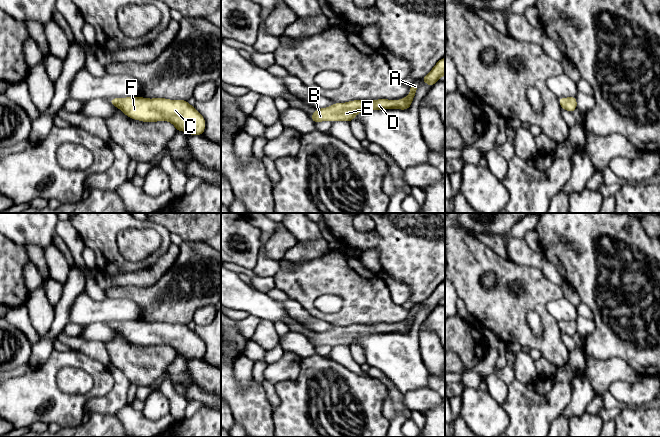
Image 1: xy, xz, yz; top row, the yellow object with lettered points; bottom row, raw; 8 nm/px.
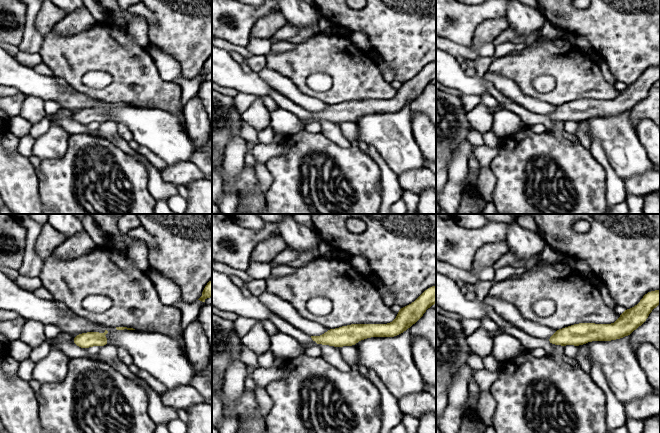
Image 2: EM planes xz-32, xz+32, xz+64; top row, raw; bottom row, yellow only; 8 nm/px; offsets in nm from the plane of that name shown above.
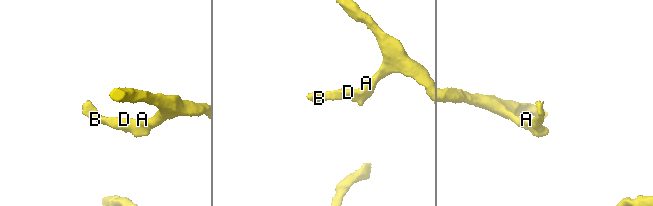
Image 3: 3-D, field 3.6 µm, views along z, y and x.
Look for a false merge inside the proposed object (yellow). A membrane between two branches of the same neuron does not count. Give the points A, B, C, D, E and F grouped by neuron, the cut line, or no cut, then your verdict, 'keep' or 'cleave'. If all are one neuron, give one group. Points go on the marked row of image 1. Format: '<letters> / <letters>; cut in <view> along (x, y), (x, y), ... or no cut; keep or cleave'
A B C D E F; no cut; keep

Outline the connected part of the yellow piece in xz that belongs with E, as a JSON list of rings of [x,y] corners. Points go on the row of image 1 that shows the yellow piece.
[[[418,83],[410,84],[410,93],[400,100],[377,99],[374,101],[354,100],[346,103],[333,103],[331,107],[315,109],[315,112],[309,116],[316,124],[321,121],[347,121],[354,120],[359,112],[400,109],[406,110],[411,107],[418,88]]]

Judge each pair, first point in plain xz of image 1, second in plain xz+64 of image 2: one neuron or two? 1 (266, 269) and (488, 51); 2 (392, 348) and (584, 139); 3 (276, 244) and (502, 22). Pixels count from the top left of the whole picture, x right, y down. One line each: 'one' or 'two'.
1: one
2: two
3: one

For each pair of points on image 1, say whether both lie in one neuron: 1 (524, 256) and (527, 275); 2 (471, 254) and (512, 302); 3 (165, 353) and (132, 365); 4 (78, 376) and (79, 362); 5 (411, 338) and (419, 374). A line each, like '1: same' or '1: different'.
1: different
2: same
3: same
4: different
5: same

